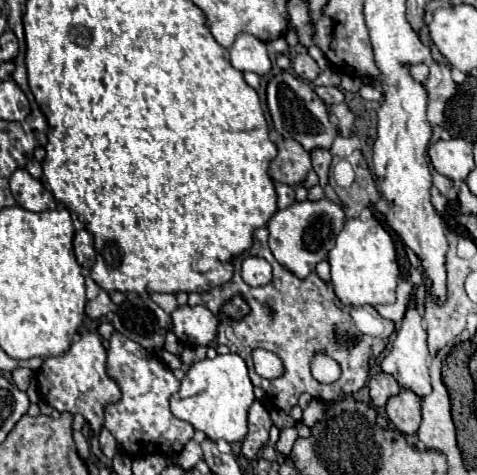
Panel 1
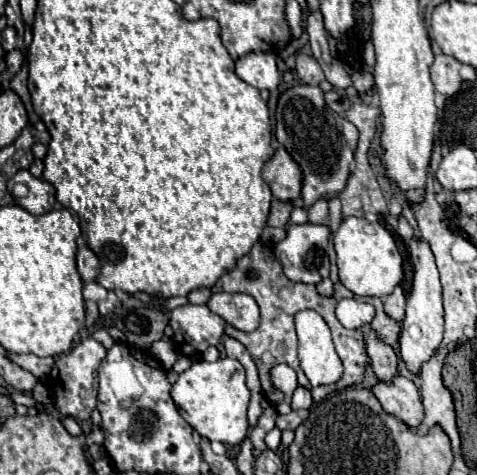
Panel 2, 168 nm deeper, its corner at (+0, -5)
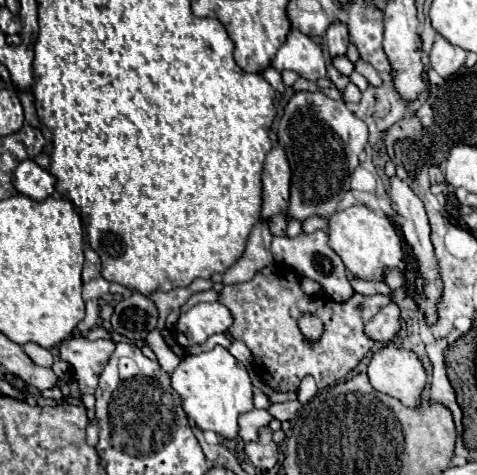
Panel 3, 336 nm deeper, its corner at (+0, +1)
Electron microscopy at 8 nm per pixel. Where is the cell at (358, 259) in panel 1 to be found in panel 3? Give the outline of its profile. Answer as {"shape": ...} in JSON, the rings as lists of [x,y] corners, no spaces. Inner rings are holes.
{"shape":[[[352,205],[348,209],[336,211],[328,219],[330,247],[340,255],[344,265],[354,277],[382,281],[382,269],[398,267],[402,261],[402,241],[388,217],[374,213],[366,205]]]}

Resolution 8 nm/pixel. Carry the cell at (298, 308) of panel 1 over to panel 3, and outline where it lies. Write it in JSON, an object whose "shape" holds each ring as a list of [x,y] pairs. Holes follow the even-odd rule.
{"shape":[[[268,265],[246,283],[226,285],[220,293],[220,303],[232,311],[234,323],[228,331],[252,351],[260,369],[260,379],[274,391],[286,393],[296,391],[304,375],[314,375],[318,387],[334,385],[338,379],[346,377],[372,349],[374,341],[364,333],[364,325],[388,303],[388,297],[354,293],[344,303],[334,303],[332,299],[324,301],[316,295],[308,297],[302,293],[300,279],[292,269],[284,265]],[[302,313],[320,317],[324,327],[328,327],[318,341],[308,341],[302,335],[298,327],[298,317]]]}

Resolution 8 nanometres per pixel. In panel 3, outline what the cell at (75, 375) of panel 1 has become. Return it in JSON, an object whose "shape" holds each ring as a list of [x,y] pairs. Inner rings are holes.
{"shape":[[[84,337],[66,339],[60,345],[60,357],[74,367],[74,379],[78,381],[80,393],[94,393],[102,367],[108,363],[114,353],[112,339],[88,341]]]}

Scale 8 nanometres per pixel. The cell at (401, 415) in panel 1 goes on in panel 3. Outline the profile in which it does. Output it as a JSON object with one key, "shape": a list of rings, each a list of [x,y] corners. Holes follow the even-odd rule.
{"shape":[[[384,345],[376,351],[368,365],[368,377],[376,391],[396,397],[408,407],[416,407],[416,401],[426,385],[426,369],[414,351]]]}

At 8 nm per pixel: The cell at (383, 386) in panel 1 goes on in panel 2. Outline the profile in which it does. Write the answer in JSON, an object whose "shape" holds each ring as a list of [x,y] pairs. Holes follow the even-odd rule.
{"shape":[[[374,333],[366,335],[366,351],[372,363],[372,369],[376,373],[378,381],[392,383],[392,379],[398,375],[398,357],[392,347],[380,343]]]}

